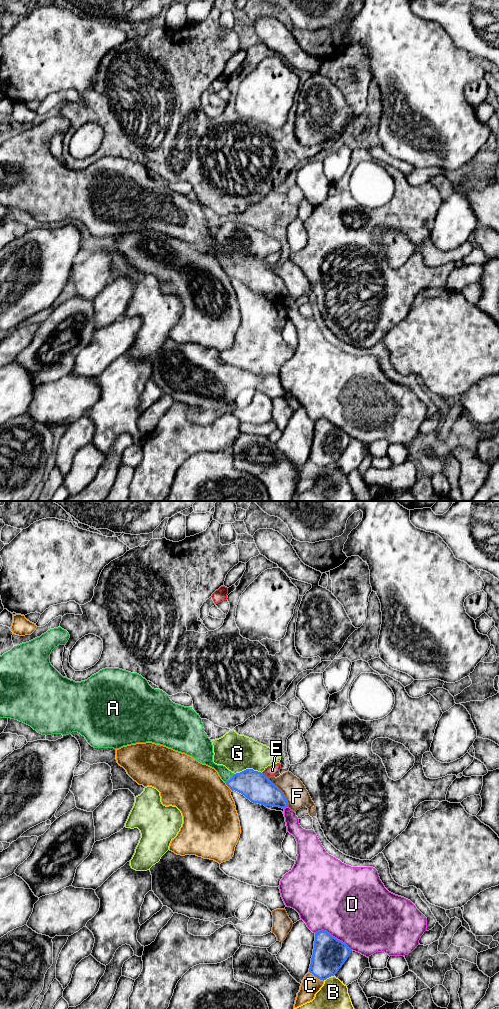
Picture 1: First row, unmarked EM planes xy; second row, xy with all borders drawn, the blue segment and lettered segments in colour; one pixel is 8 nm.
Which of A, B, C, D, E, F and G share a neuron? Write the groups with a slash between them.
A / B / C / D / E / F / G

